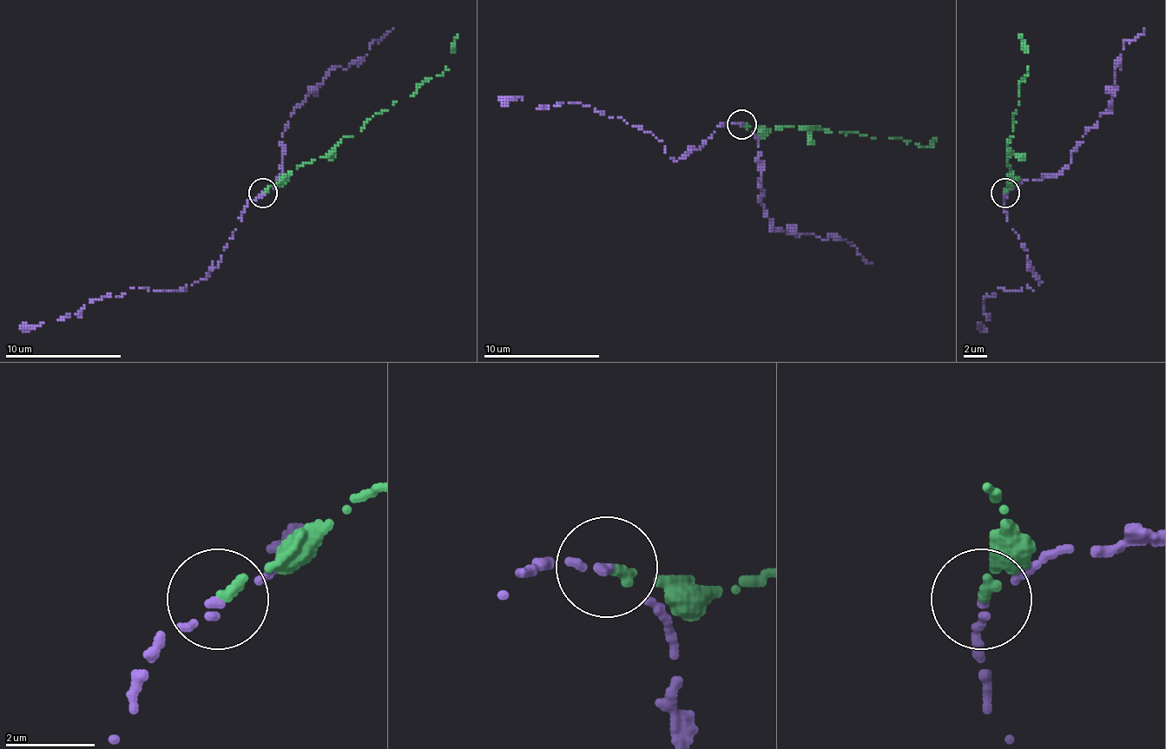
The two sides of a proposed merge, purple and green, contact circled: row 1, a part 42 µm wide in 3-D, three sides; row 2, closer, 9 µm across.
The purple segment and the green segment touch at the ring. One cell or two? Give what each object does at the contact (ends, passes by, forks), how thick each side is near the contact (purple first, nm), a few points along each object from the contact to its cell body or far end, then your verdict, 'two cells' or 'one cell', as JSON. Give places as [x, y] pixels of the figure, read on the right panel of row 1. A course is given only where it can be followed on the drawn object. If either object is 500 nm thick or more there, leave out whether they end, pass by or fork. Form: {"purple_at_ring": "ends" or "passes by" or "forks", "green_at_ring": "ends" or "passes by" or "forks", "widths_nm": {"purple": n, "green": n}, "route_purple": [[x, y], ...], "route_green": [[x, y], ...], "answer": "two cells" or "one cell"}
{"purple_at_ring": "passes by", "green_at_ring": "ends", "widths_nm": {"purple": 120, "green": 240}, "route_purple": [[1004, 192], [1004, 212], [1042, 282], [1033, 291], [998, 288], [986, 297], [990, 320], [978, 325], [986, 331]], "route_green": [[1004, 192], [1010, 166], [1007, 157], [1013, 113], [1027, 72], [1018, 35]], "answer": "two cells"}

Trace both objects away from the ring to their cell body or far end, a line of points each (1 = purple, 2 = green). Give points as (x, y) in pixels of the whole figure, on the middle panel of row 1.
1: (741, 123), (723, 123), (676, 161), (650, 132), (589, 106), (536, 108), (510, 97), (502, 106)
2: (741, 123), (779, 129), (805, 126), (854, 132), (921, 147), (936, 138)

